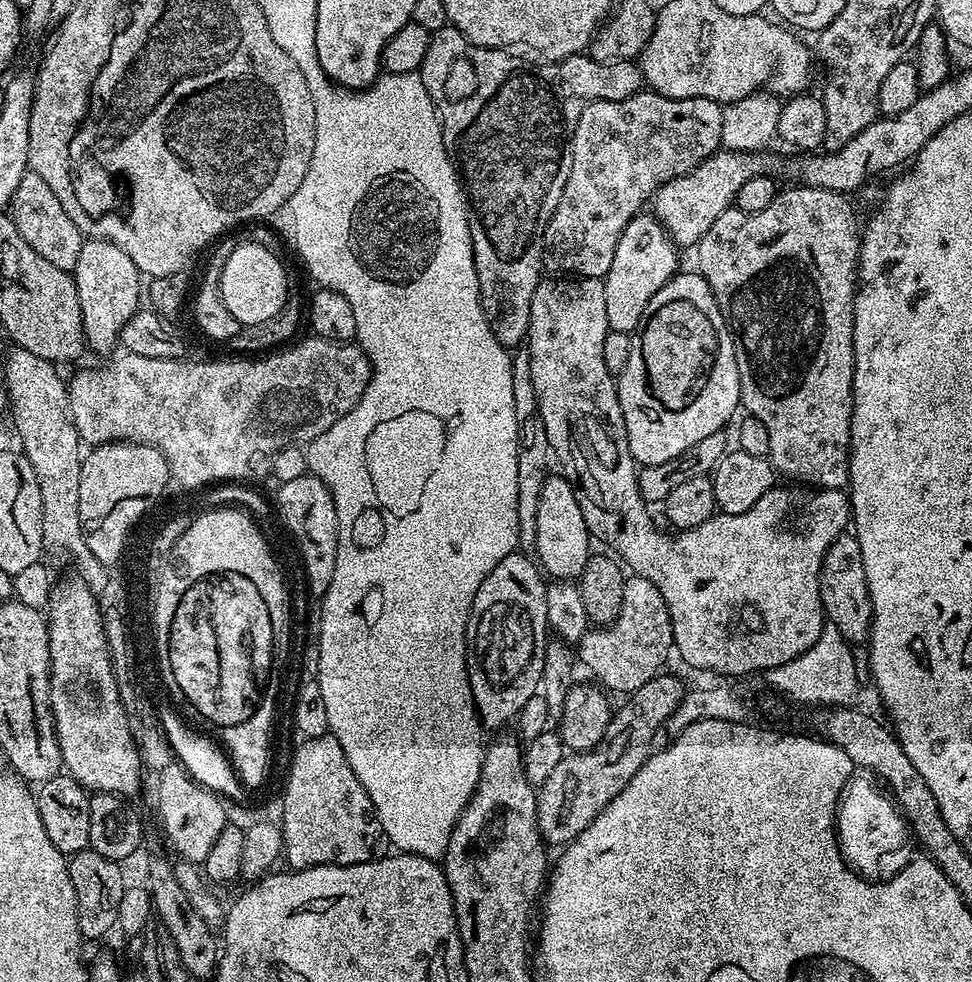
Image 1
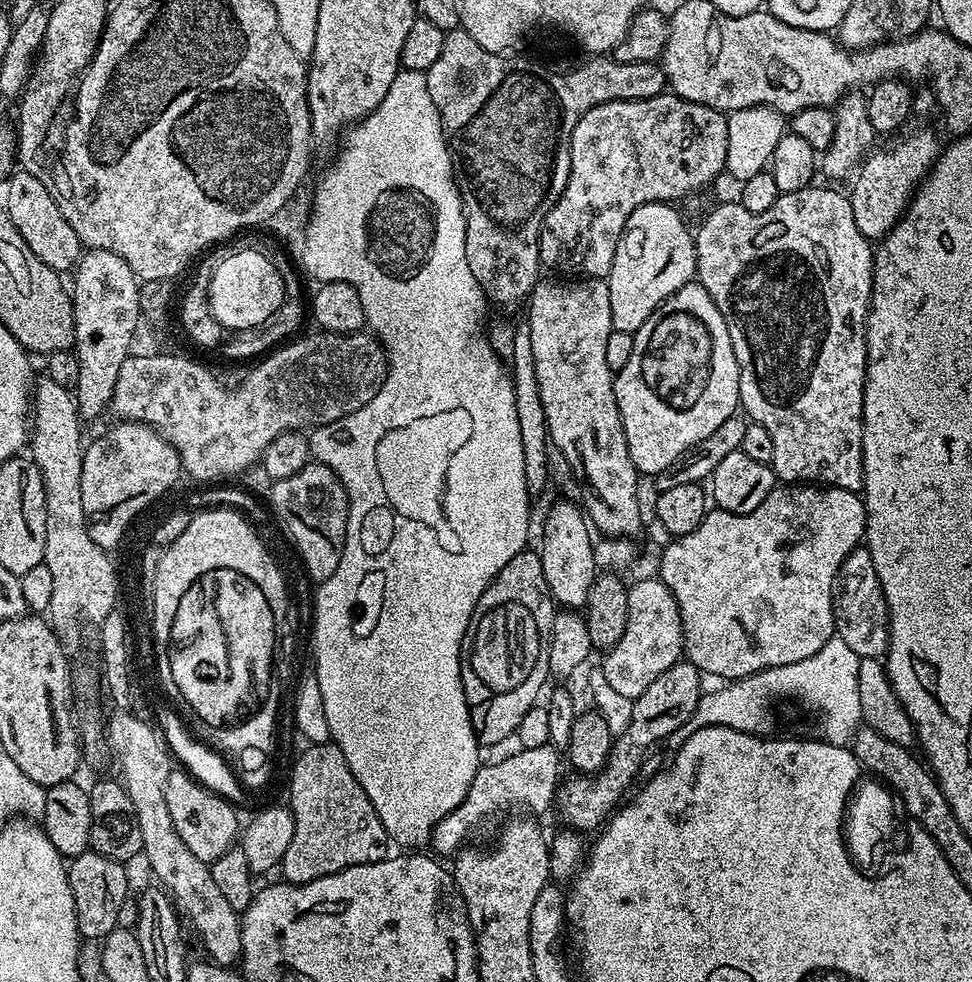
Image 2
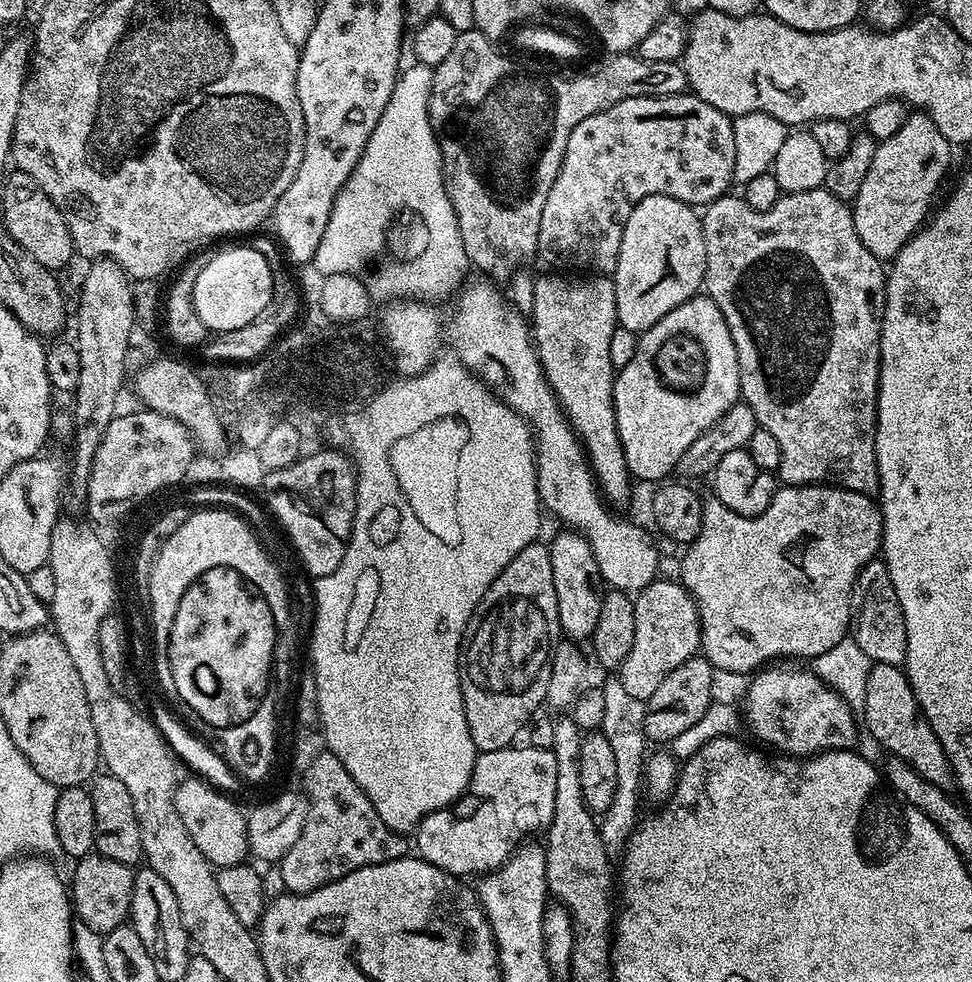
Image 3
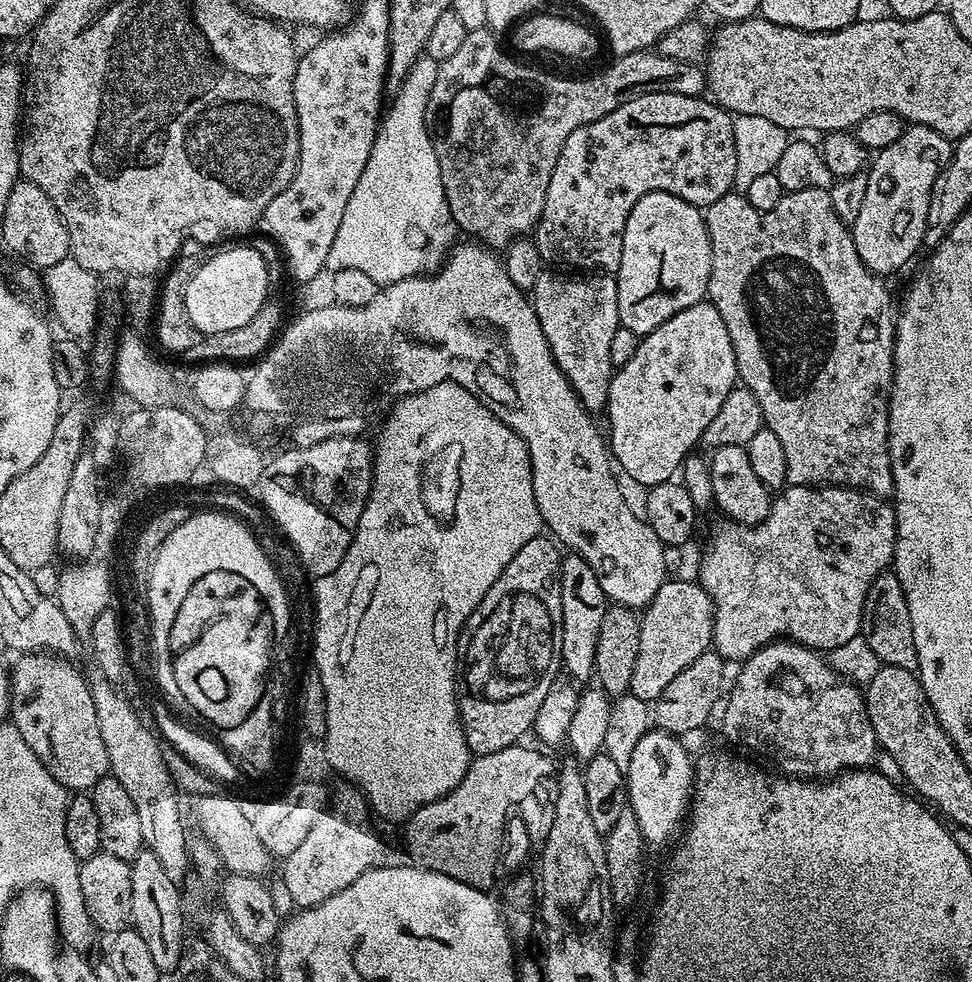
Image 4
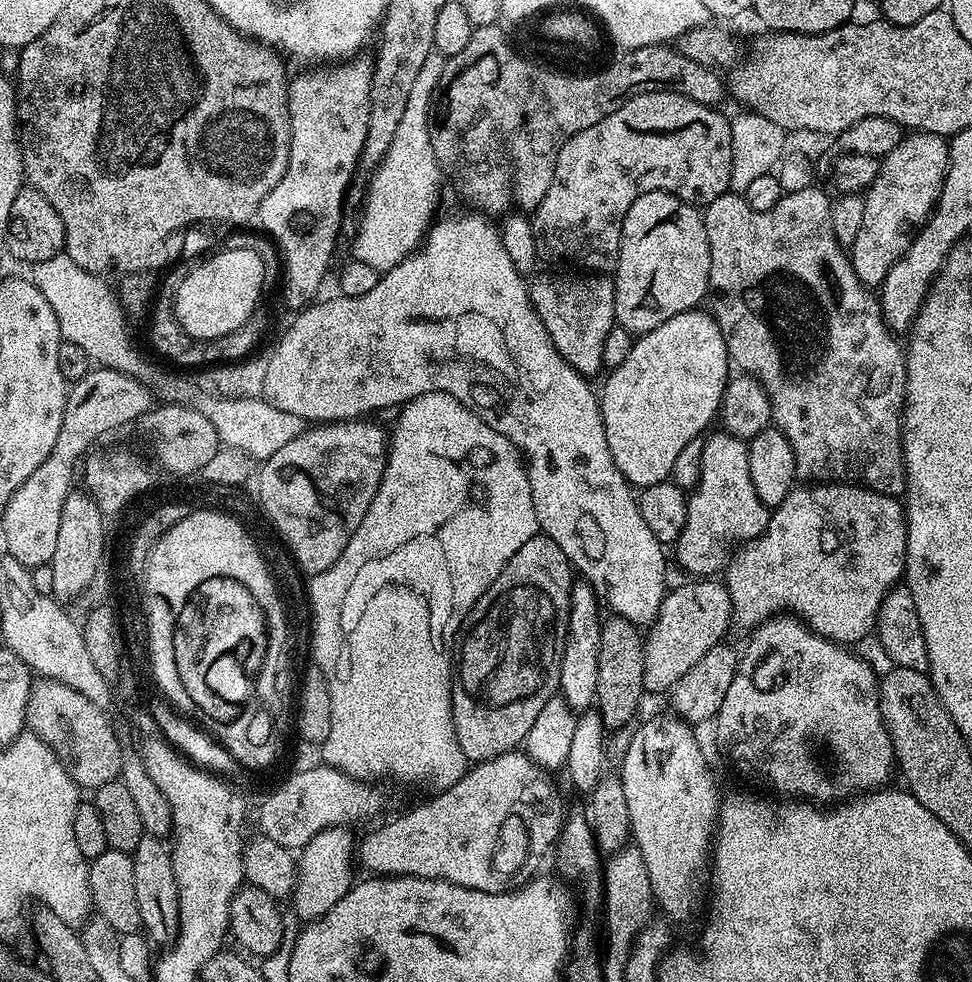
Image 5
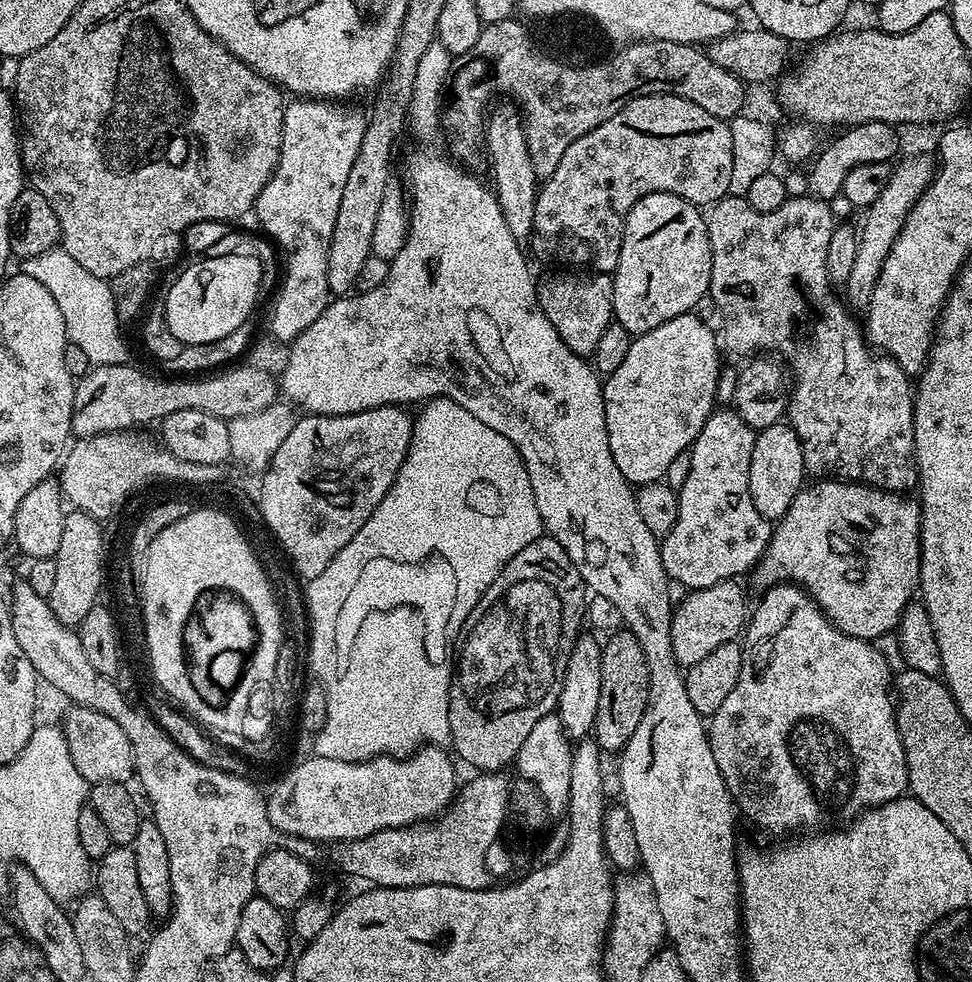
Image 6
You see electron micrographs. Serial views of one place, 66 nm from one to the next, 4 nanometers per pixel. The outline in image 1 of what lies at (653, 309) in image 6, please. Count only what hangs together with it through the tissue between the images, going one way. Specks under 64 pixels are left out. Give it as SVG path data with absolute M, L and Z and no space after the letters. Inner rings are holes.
M638 214L622 230L618 246L614 250L614 262L603 277L606 290L606 322L614 332L633 333L646 310L646 302L662 290L662 286L675 276L677 245L668 239L663 228L648 214Z

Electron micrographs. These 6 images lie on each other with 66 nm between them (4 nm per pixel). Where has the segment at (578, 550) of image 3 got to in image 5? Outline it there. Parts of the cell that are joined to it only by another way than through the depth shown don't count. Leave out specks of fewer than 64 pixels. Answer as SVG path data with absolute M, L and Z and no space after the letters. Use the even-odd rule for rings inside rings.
M583 578L577 579L570 590L568 633L562 650L560 686L558 689L559 695L563 696L569 707L577 714L591 709L596 703L598 650L602 638L600 608L602 609L602 604L596 595L595 588Z

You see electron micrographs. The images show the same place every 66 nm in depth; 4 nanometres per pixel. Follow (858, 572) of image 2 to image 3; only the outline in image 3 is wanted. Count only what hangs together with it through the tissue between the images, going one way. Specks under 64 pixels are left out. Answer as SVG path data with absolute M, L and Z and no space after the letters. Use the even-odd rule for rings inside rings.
M877 558L865 564L860 577L856 579L850 638L858 644L859 649L866 654L872 664L903 665L906 658L906 622L902 618L902 606L898 602L898 594L894 594L894 582L890 582L890 574L884 569L883 559Z

